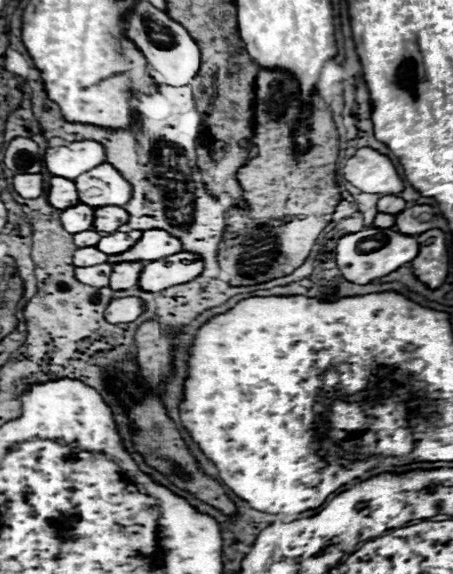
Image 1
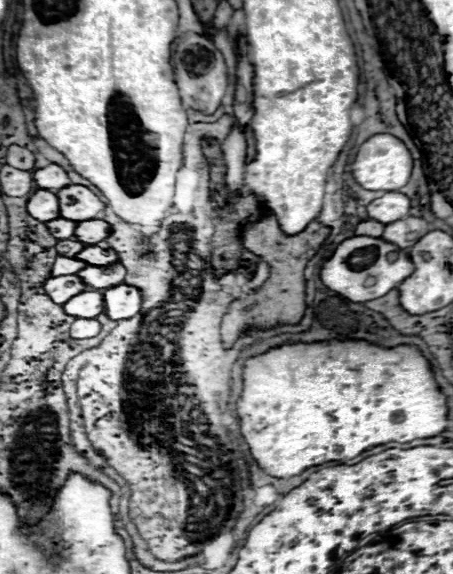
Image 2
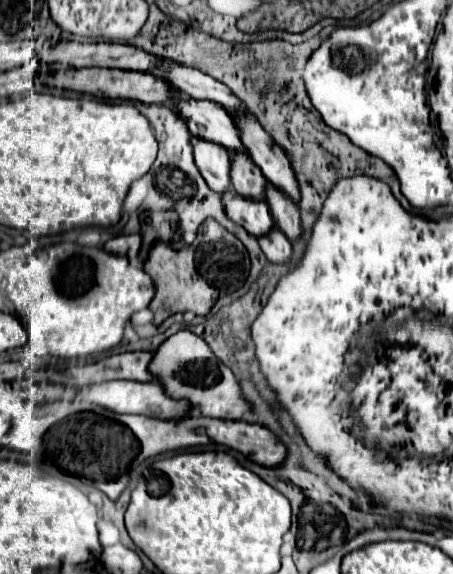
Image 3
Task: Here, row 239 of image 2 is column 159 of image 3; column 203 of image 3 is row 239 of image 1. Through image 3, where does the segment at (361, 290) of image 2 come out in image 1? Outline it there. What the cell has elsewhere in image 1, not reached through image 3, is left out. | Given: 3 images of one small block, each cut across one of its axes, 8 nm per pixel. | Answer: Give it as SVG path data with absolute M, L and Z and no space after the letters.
M368 228L354 234L346 234L336 244L336 266L340 274L352 284L370 284L380 280L400 266L412 262L418 256L418 242L412 236L402 236L394 228Z

